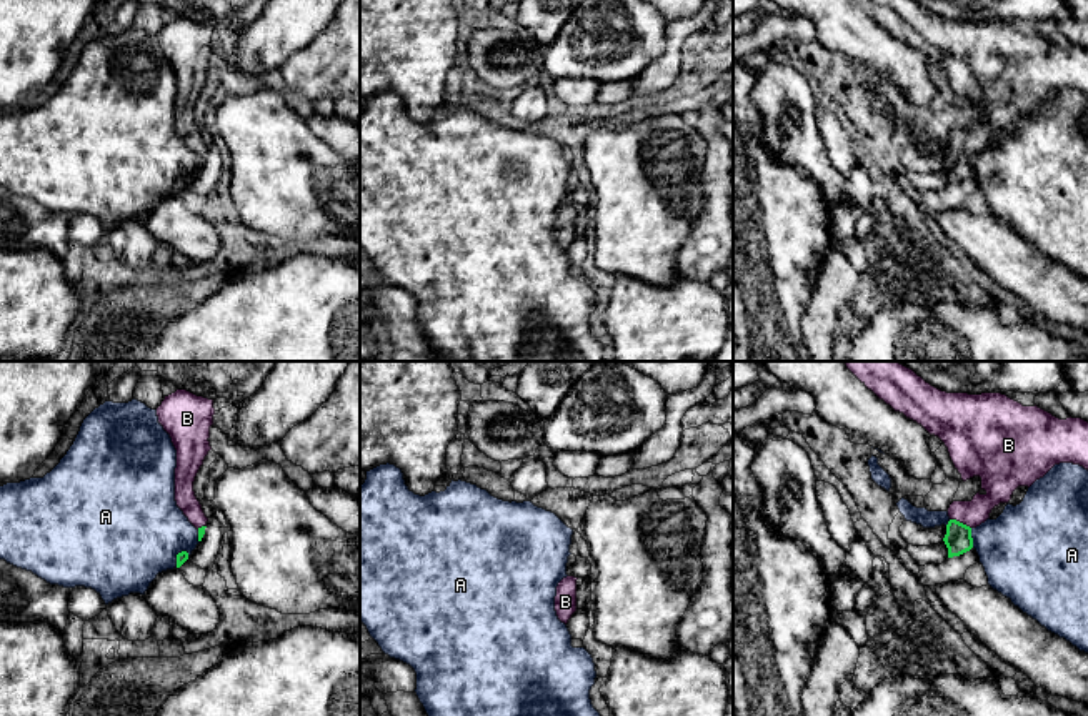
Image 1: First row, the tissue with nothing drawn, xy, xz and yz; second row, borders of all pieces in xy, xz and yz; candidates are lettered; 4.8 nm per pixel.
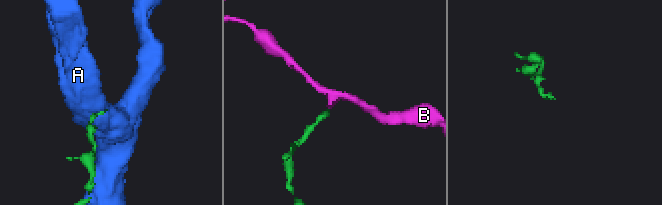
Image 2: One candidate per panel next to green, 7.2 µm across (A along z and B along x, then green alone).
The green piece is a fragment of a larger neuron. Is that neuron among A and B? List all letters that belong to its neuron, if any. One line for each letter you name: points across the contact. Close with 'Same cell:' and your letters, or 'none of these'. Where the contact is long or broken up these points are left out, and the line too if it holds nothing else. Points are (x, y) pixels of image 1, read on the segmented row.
B: across yz (958, 540), (960, 523), (998, 488)
Same cell: B

